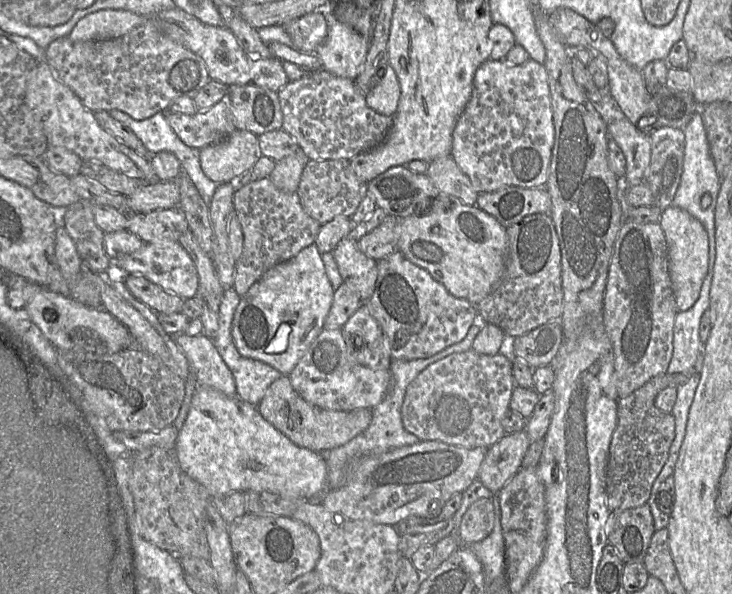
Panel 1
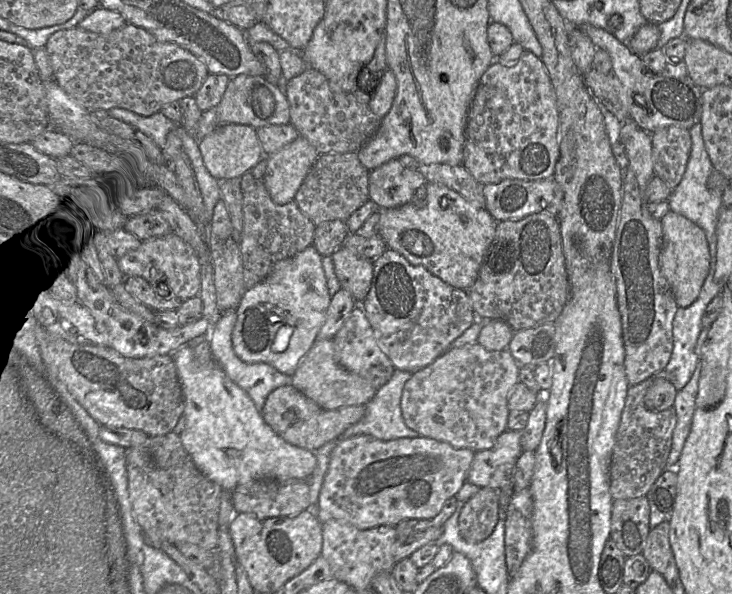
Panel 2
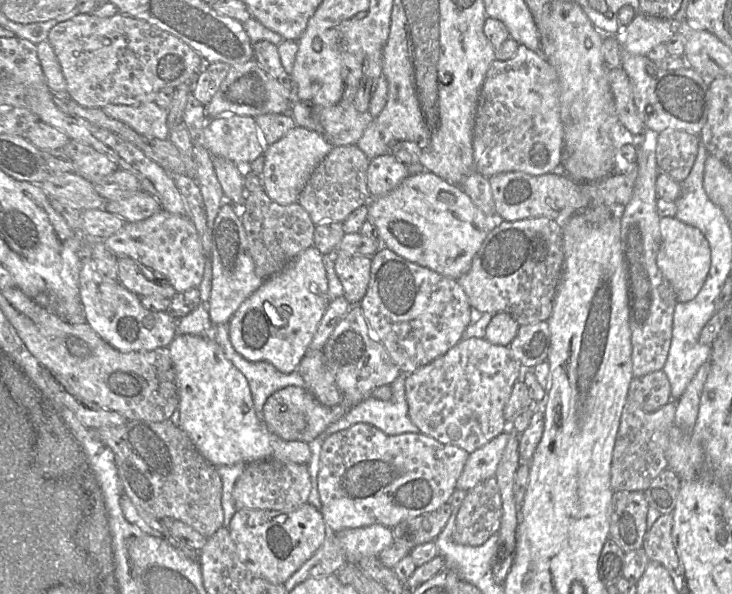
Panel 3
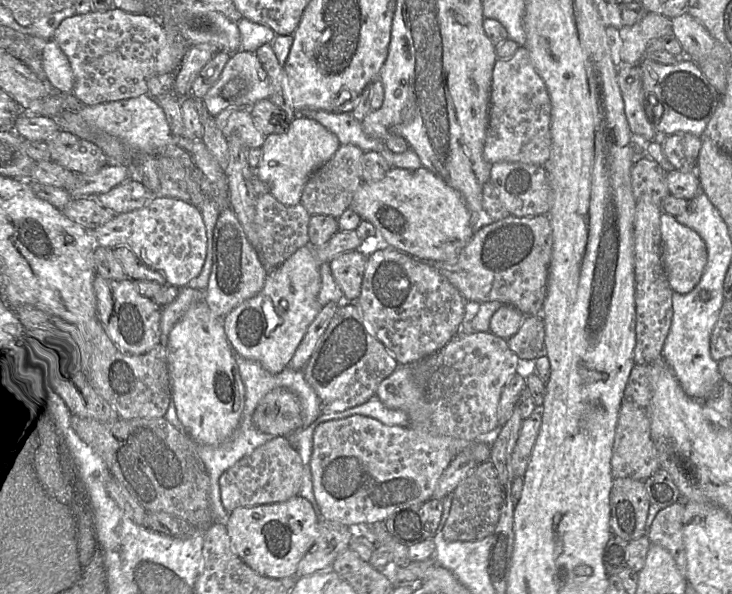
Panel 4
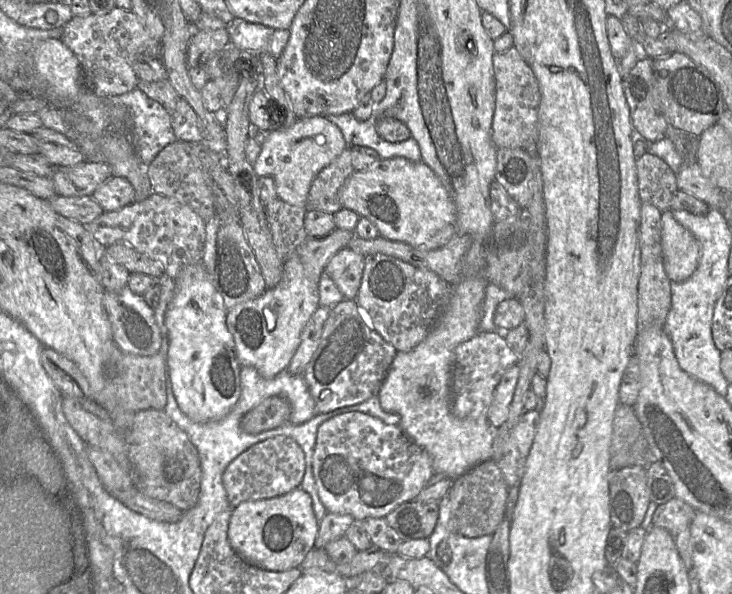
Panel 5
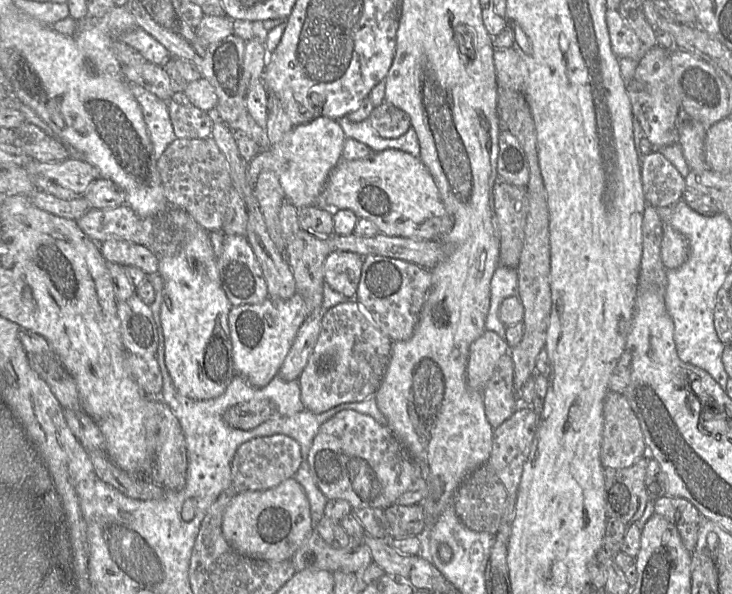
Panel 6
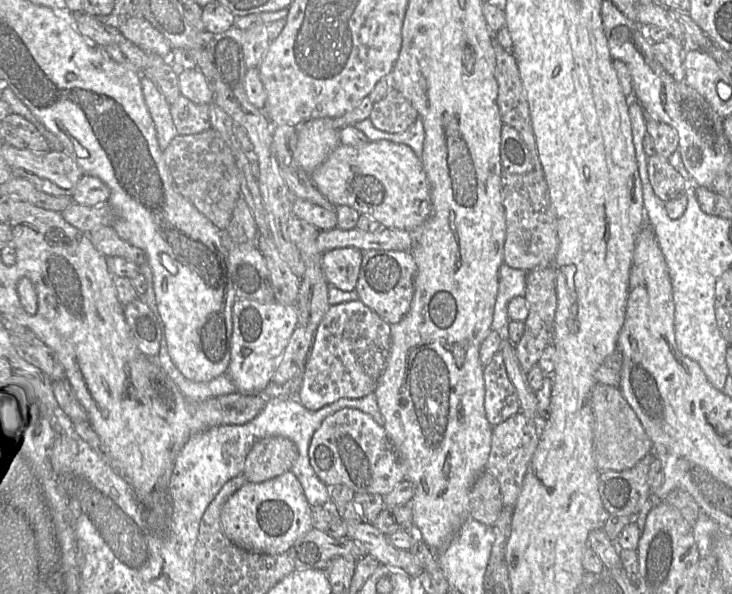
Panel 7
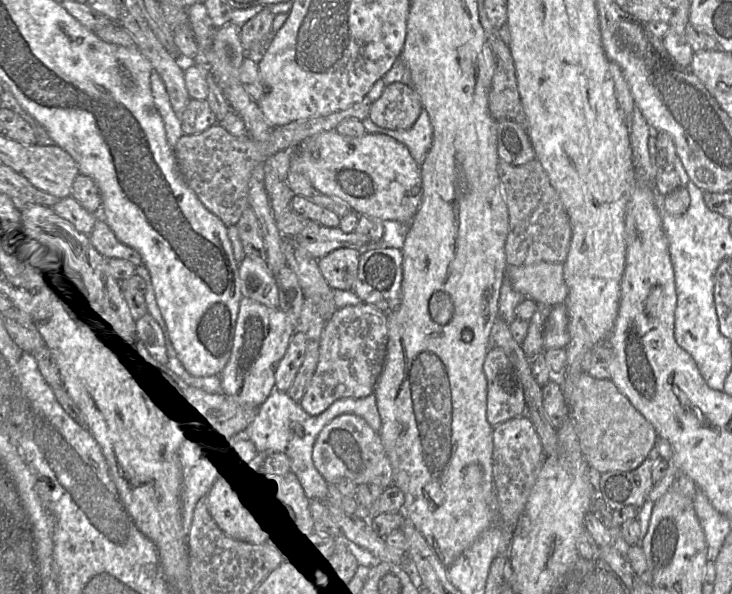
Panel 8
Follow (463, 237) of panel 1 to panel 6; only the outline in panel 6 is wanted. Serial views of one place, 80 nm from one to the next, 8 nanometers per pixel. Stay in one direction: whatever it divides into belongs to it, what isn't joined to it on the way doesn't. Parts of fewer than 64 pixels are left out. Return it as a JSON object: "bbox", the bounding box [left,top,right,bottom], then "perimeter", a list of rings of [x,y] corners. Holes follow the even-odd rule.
{"bbox":[322,149,449,240],"perimeter":[[[397,149],[376,152],[361,160],[342,158],[329,174],[322,202],[332,209],[352,210],[358,218],[373,222],[387,236],[438,240],[449,228],[431,173],[419,157]]]}

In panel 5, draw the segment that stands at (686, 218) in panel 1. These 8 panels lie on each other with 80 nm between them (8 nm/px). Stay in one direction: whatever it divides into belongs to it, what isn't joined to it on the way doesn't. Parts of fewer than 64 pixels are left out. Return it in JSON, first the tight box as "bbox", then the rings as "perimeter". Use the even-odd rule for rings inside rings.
{"bbox":[661,210,700,282],"perimeter":[[[671,210],[662,212],[661,238],[664,270],[671,282],[683,282],[696,270],[700,245],[695,236],[679,224]]]}

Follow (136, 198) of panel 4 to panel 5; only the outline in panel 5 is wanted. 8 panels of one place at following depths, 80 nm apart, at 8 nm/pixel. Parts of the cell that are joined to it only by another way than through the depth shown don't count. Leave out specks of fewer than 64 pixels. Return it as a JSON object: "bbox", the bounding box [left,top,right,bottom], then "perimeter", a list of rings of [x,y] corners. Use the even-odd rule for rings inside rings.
{"bbox":[91,176,135,212],"perimeter":[[[112,176],[103,182],[91,196],[104,212],[119,210],[135,202],[135,191],[131,183],[117,176]]]}

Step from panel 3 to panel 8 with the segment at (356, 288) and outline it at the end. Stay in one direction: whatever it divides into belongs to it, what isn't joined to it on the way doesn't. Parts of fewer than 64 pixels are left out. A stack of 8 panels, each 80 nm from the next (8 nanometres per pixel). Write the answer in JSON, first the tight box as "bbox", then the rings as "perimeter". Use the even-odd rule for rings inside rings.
{"bbox":[317,248,360,290],"perimeter":[[[339,248],[317,259],[318,267],[333,289],[352,290],[358,274],[360,255],[356,248]]]}

